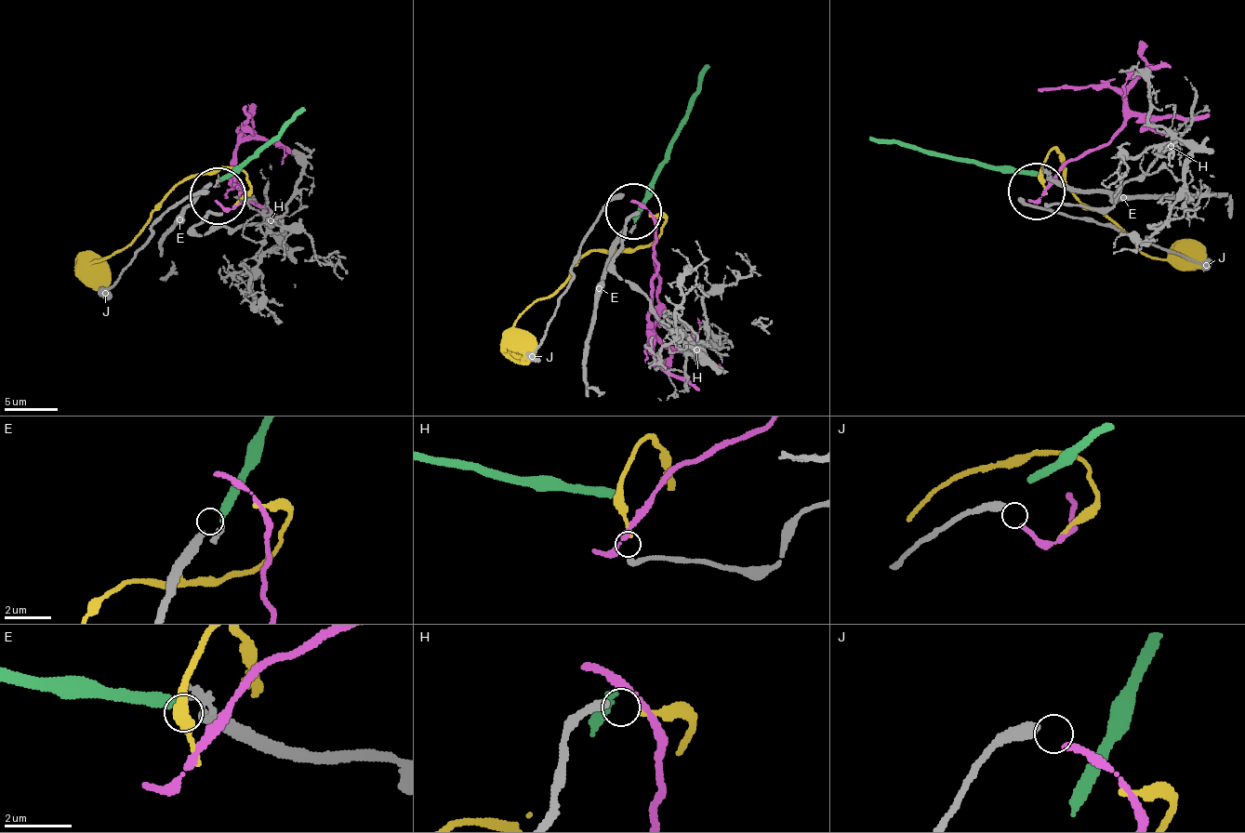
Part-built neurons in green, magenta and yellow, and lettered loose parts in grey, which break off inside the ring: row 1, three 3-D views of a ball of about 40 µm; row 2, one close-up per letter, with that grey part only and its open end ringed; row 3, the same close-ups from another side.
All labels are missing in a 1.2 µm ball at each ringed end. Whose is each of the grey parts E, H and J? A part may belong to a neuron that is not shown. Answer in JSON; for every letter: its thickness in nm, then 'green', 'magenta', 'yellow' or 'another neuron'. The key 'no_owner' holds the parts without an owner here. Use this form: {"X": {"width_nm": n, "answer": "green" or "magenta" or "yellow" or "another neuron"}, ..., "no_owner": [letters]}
{"E": {"width_nm": 240, "answer": "green"}, "H": {"width_nm": 240, "answer": "yellow"}, "J": {"width_nm": 360, "answer": "magenta"}, "no_owner": []}

